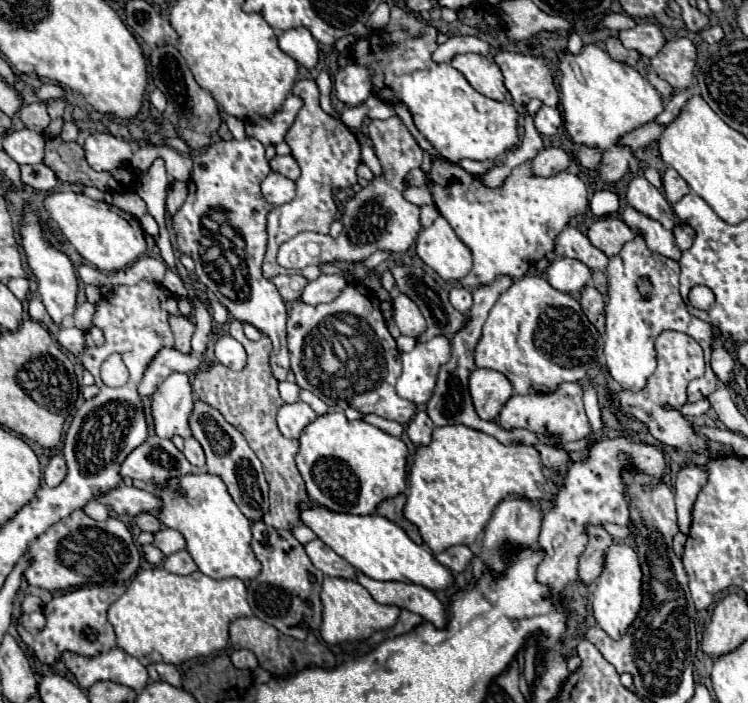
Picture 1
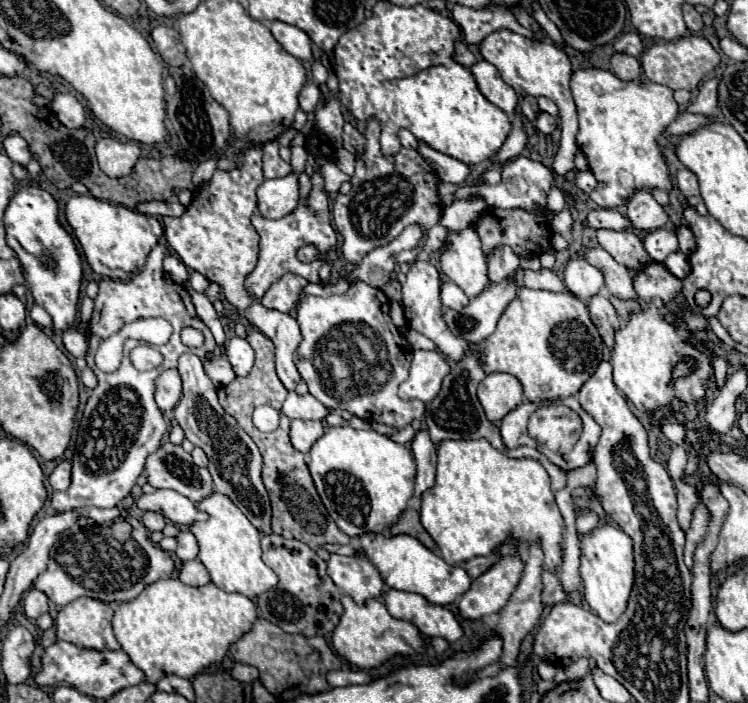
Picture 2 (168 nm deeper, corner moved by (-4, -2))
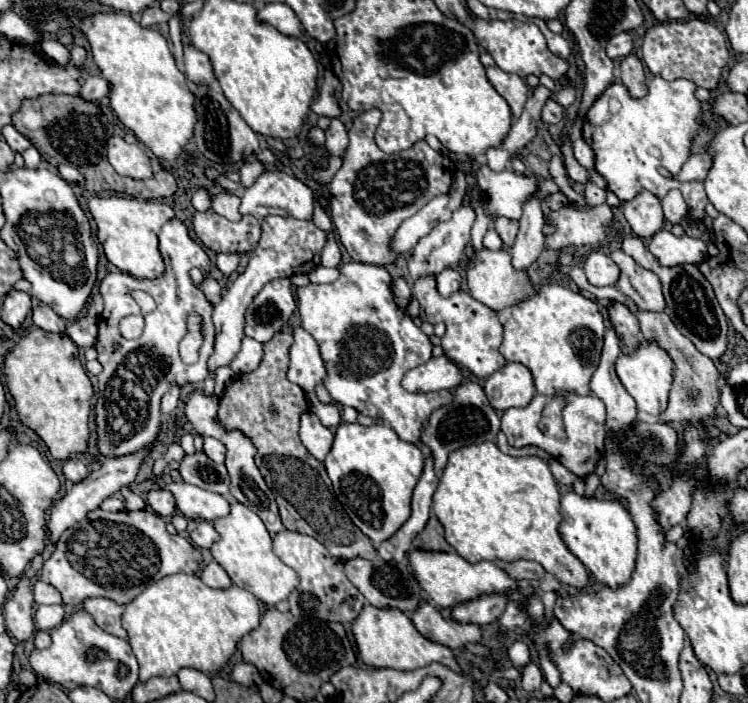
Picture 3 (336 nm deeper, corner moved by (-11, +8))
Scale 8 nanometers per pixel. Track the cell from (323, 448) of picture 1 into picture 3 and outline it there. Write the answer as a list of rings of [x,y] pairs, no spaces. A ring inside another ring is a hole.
[[[341,422],[335,440],[325,456],[325,468],[333,482],[335,496],[343,504],[353,524],[379,544],[387,540],[411,514],[411,494],[423,470],[423,452],[401,440],[393,428],[385,424],[361,426]]]

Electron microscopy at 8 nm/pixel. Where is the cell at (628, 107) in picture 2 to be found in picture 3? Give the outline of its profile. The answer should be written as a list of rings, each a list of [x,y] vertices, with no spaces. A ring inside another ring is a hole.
[[[653,76],[647,82],[647,96],[643,98],[633,98],[627,90],[625,84],[621,82],[611,82],[605,92],[591,104],[585,122],[583,122],[583,140],[593,148],[595,152],[595,170],[605,178],[607,190],[613,192],[617,198],[623,202],[629,198],[635,198],[639,190],[649,190],[657,198],[663,198],[671,188],[679,188],[687,206],[689,206],[689,216],[693,220],[701,220],[705,216],[705,204],[707,194],[701,182],[679,182],[675,176],[681,172],[681,166],[689,158],[689,148],[695,130],[699,128],[699,100],[693,96],[695,84],[691,80],[663,80],[659,76]]]

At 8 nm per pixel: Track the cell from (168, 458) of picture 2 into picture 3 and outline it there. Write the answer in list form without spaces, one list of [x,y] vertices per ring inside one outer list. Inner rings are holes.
[[[203,452],[185,454],[179,462],[179,468],[183,482],[195,484],[199,488],[205,488],[215,494],[229,494],[229,476],[227,468],[223,464],[215,464],[211,458],[207,458]]]

